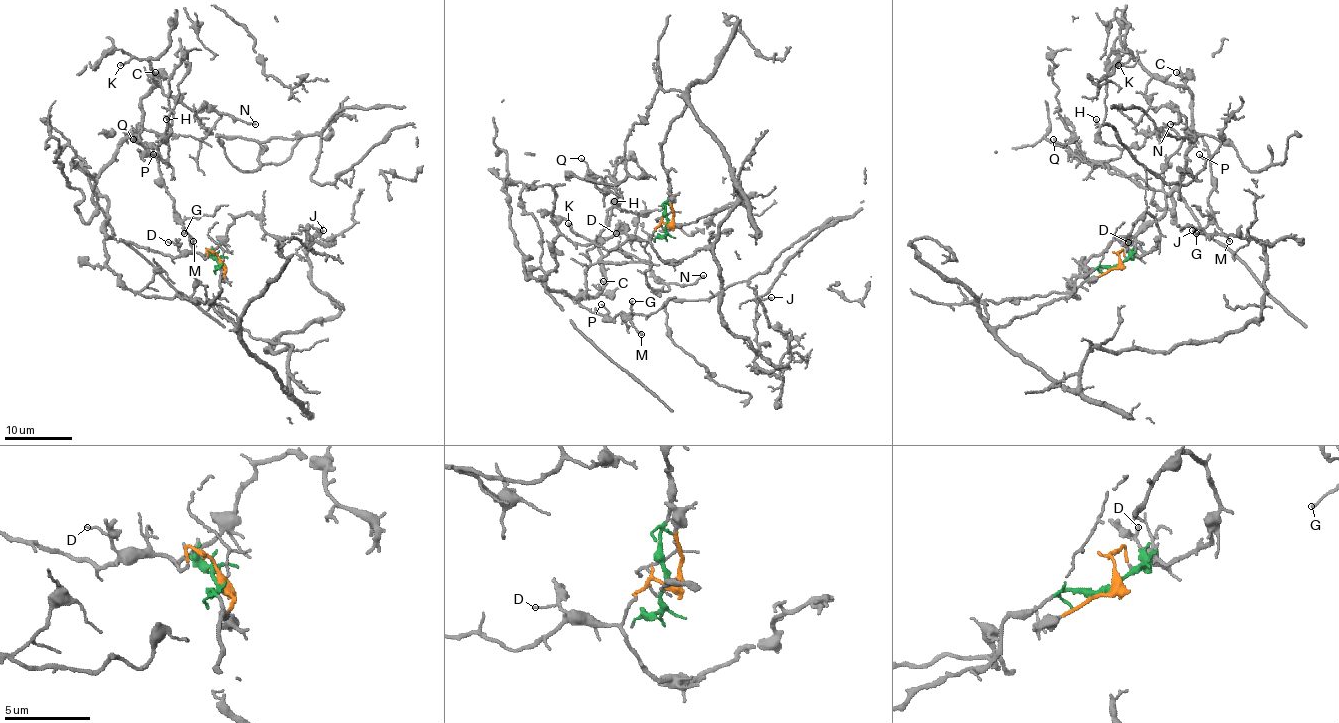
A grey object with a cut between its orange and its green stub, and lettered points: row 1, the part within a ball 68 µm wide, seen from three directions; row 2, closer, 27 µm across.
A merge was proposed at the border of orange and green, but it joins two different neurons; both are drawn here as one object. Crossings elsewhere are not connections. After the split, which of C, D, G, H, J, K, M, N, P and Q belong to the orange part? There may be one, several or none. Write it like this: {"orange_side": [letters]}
{"orange_side": ["C", "D", "G", "H", "K", "M", "N", "P", "Q"]}

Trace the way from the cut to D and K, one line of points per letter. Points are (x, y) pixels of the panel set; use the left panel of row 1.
D: (220, 265), (220, 258), (210, 252), (205, 258), (201, 255), (183, 253), (168, 241)
K: (220, 265), (105, 231), (100, 169), (158, 85), (144, 59), (120, 64)

